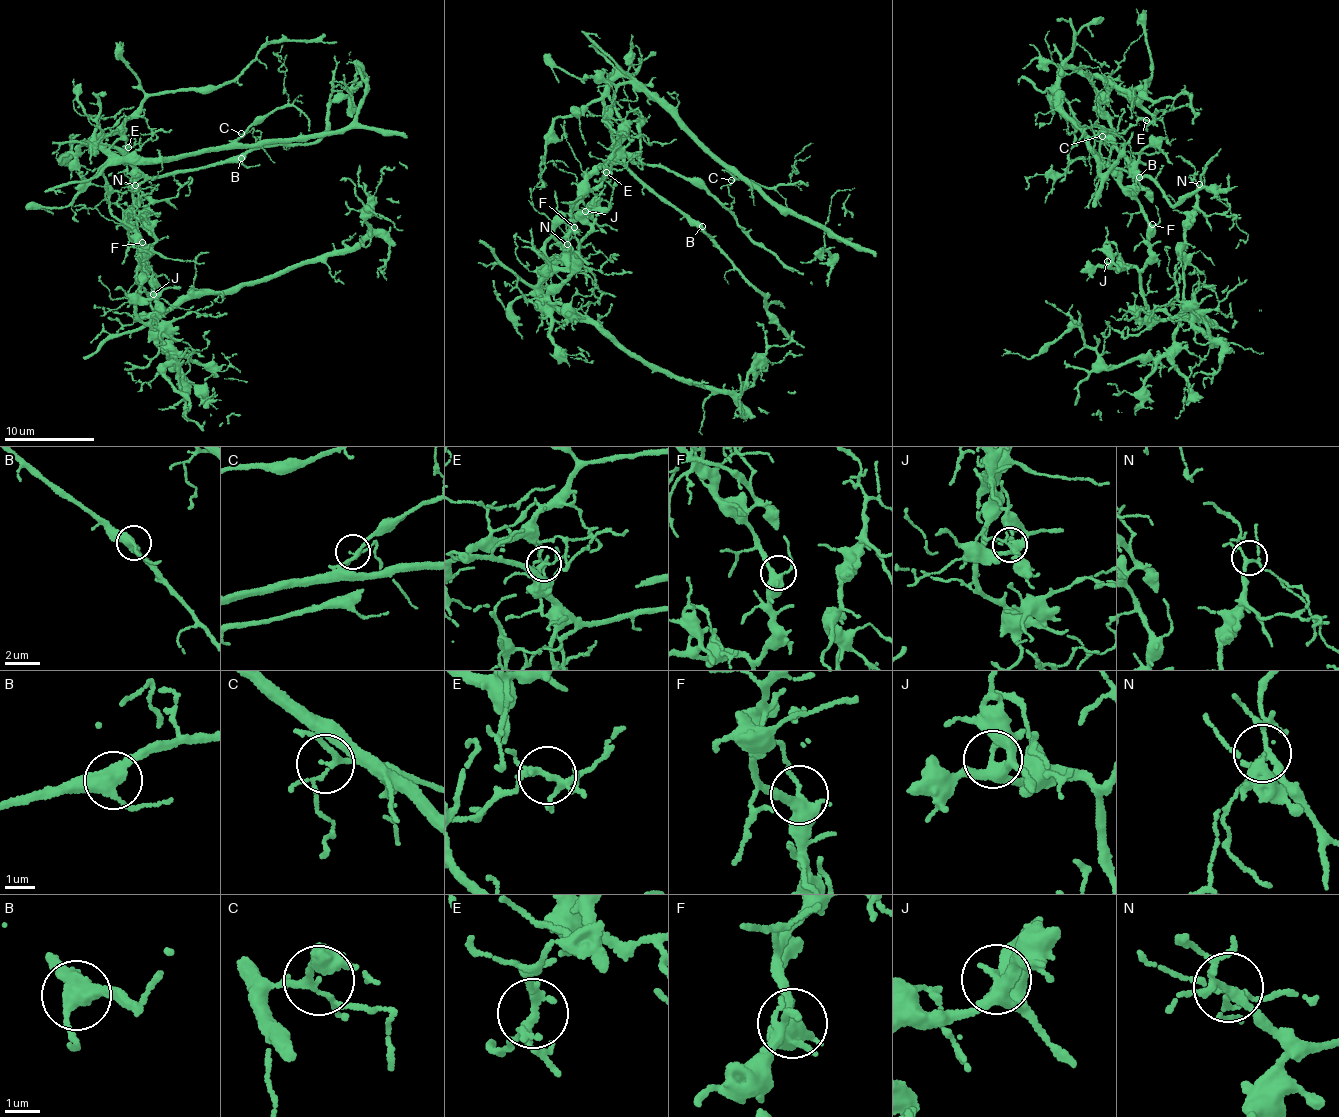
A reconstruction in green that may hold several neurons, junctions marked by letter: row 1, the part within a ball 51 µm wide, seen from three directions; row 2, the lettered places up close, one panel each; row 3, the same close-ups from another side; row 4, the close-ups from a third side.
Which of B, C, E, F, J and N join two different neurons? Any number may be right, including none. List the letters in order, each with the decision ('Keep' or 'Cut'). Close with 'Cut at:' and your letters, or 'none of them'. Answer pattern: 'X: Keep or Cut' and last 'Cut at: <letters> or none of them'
B: Keep
C: Keep
E: Cut
F: Keep
J: Keep
N: Keep
Cut at: E

